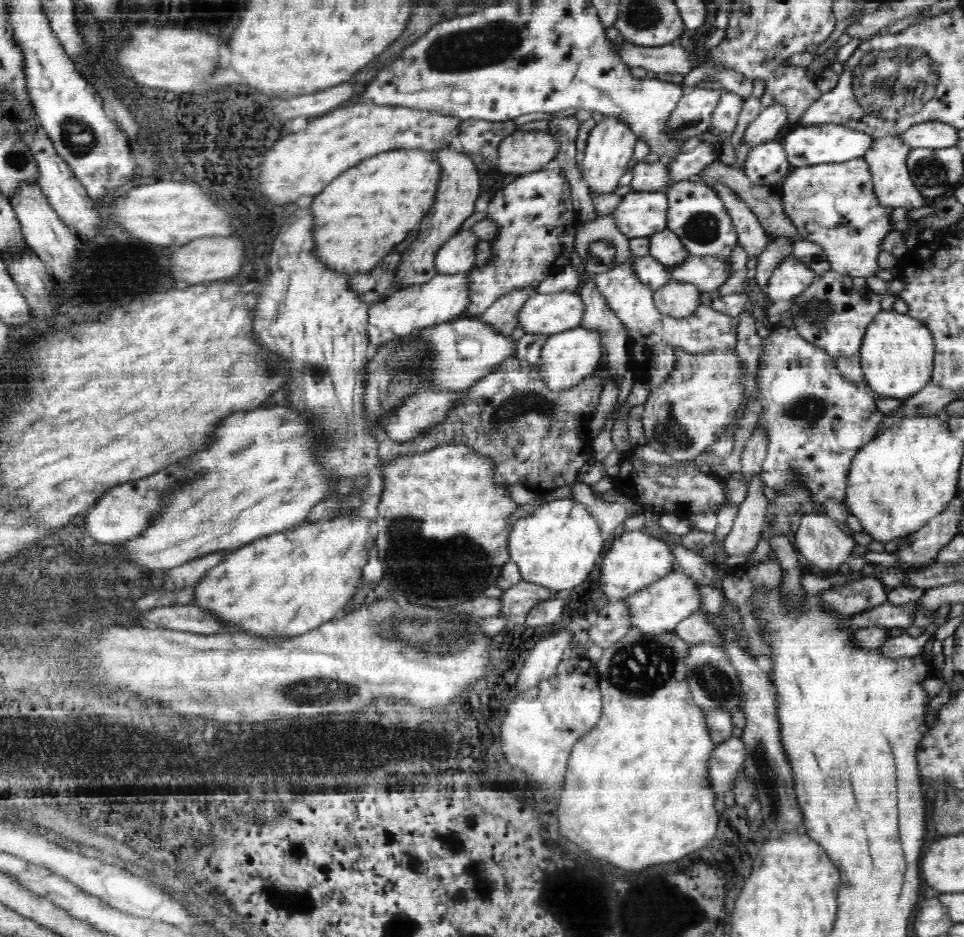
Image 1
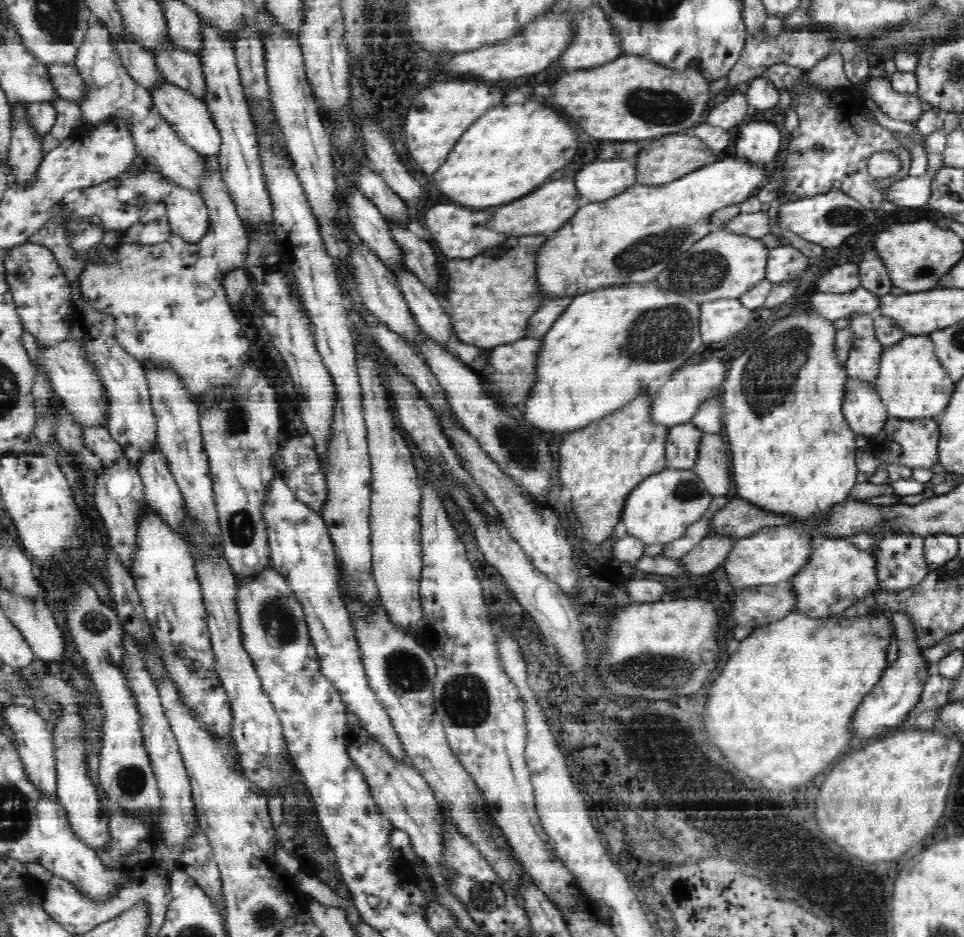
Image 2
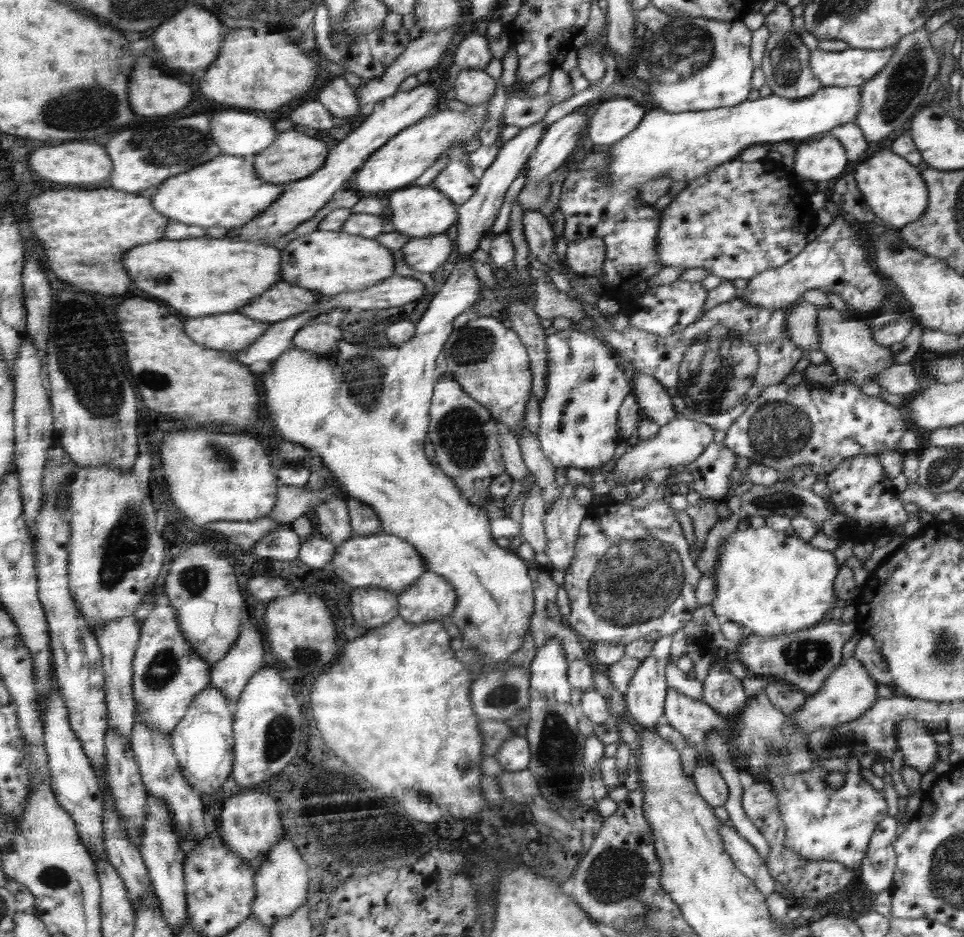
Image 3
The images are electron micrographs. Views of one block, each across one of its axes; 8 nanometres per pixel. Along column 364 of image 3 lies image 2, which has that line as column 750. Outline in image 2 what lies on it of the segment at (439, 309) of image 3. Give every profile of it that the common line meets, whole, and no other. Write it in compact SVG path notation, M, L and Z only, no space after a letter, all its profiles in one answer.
M804 310L801 315L789 315L782 319L782 322L774 324L768 332L764 332L760 336L760 340L756 340L750 344L748 348L738 358L728 363L725 382L723 384L723 394L721 395L721 405L724 413L724 430L730 442L730 454L732 455L732 478L735 478L736 494L741 499L747 500L759 506L762 510L769 510L776 514L791 514L796 521L800 523L799 527L807 538L811 539L812 546L823 539L828 539L828 535L824 535L821 528L815 526L815 521L820 516L828 516L828 512L836 506L842 504L844 500L850 498L850 491L856 484L856 474L858 469L856 466L856 454L858 448L856 446L856 433L850 428L844 419L842 406L844 396L847 393L847 384L849 377L845 370L845 365L839 362L835 353L835 334L837 329L832 324L832 320L820 318L818 314L811 314L810 311Z

